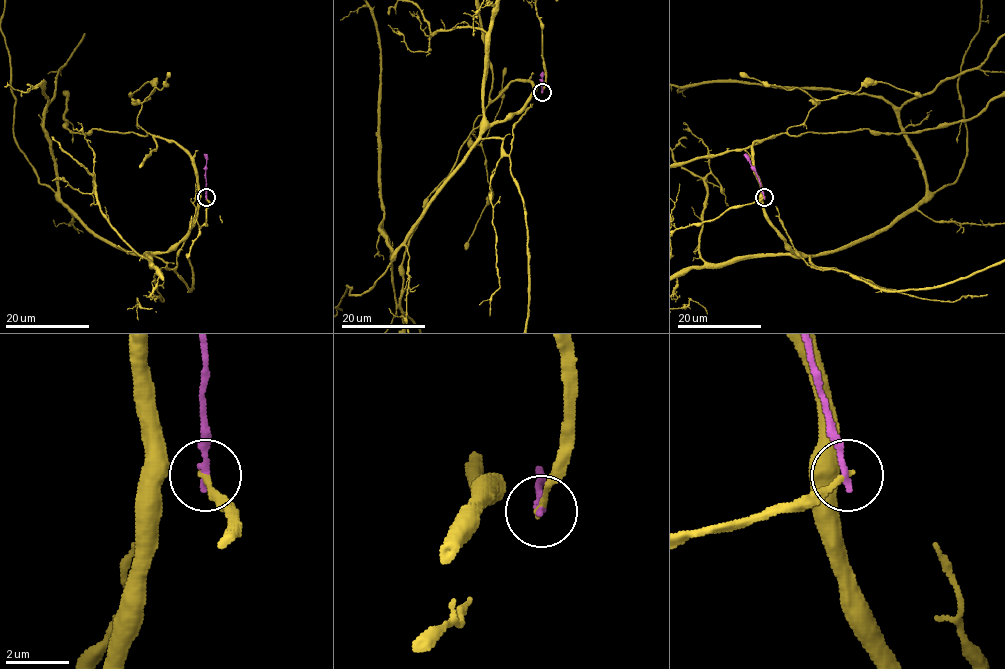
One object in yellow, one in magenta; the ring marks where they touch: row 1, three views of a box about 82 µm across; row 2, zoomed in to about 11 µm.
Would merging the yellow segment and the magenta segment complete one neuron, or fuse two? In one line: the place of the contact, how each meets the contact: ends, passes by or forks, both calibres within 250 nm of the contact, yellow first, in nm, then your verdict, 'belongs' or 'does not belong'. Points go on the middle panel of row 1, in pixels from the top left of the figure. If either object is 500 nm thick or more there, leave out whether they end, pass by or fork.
(542, 92) | yellow passes by | magenta ends | 130/200 nm | does not belong

